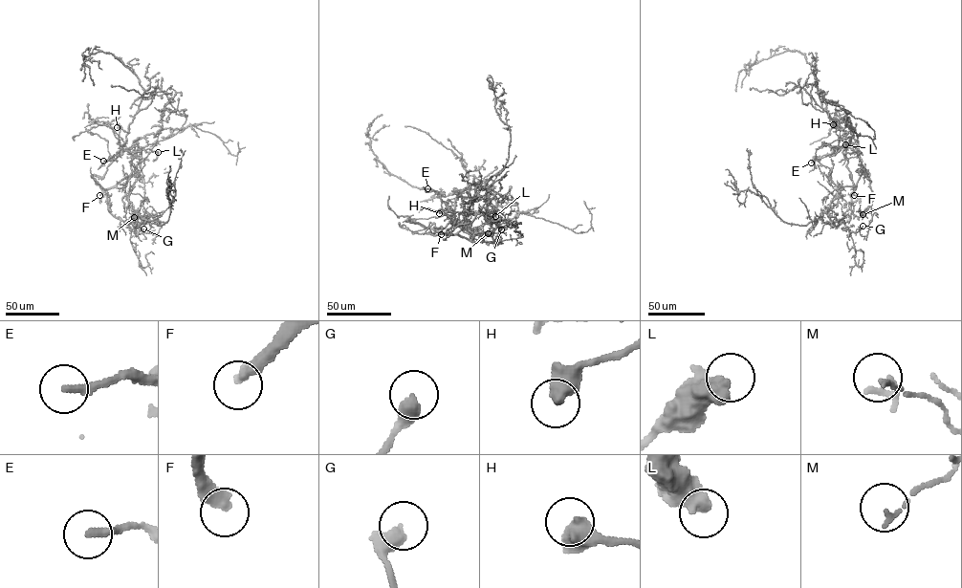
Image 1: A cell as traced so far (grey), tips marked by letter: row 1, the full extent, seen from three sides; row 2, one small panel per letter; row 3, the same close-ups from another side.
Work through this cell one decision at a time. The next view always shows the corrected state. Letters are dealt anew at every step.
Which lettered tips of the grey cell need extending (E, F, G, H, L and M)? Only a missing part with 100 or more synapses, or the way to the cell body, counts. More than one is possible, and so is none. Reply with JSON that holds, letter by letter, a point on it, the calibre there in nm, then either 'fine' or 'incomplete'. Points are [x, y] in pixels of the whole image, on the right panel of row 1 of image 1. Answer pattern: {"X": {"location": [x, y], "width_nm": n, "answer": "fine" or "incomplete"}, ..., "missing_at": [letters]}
{"E": {"location": [811, 163], "width_nm": 240, "answer": "fine"}, "F": {"location": [854, 195], "width_nm": 360, "answer": "incomplete"}, "G": {"location": [863, 226], "width_nm": 480, "answer": "fine"}, "H": {"location": [833, 124], "width_nm": 600, "answer": "fine"}, "L": {"location": [845, 144], "width_nm": 550, "answer": "fine"}, "M": {"location": [863, 214], "width_nm": 140, "answer": "fine"}, "missing_at": ["F"]}

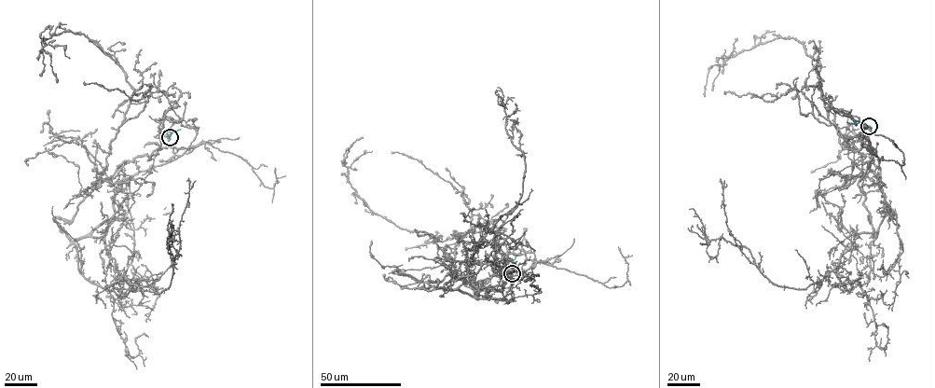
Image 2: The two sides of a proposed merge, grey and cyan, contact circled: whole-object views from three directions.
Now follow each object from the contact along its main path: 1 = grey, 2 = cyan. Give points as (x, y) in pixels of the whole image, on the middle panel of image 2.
1: (512, 273), (509, 252), (533, 253), (476, 298), (459, 287), (523, 190), (496, 90)
2: (512, 273), (512, 263), (517, 254)

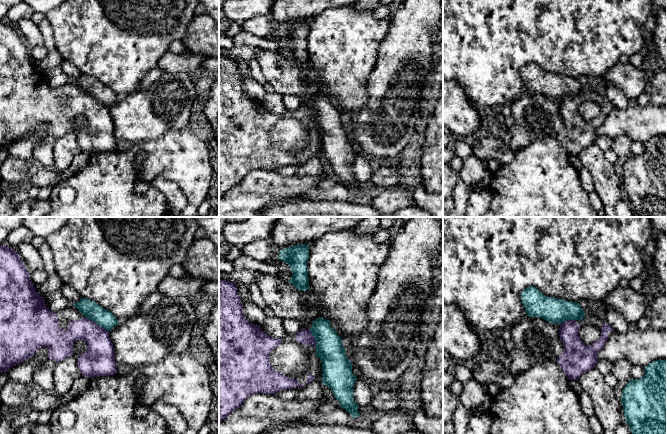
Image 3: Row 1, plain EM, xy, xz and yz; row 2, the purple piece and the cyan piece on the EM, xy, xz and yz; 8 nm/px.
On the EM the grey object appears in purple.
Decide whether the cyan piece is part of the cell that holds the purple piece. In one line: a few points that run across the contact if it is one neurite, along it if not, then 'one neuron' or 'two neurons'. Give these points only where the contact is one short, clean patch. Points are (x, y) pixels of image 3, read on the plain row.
line xy (84, 91), (108, 107); two neurons

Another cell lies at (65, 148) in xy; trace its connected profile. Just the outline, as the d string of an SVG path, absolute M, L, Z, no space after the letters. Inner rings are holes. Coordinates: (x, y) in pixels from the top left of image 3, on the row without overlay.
M78 115L74 118L73 123L74 129L53 143L54 169L59 173L64 172L70 166L73 158L82 152L77 134L79 130L86 127L87 119Z

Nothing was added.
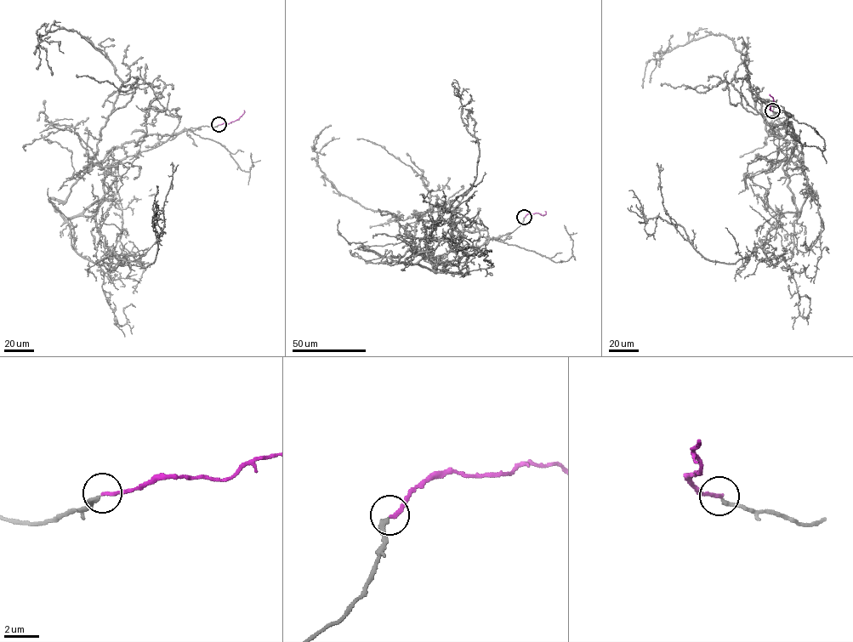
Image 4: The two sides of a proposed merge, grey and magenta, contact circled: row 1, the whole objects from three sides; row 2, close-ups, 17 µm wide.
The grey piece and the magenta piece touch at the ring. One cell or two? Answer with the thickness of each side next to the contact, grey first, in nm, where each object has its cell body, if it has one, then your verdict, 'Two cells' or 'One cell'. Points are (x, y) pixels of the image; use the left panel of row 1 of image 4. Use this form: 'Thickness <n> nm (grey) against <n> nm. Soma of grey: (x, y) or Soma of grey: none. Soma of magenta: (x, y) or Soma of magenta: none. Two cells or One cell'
Thickness 240 nm (grey) against 220 nm. Soma of grey: none. Soma of magenta: none. One cell

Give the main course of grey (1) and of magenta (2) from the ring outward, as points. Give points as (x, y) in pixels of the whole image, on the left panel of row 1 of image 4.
1: (218, 125), (183, 128), (121, 159), (82, 214), (117, 257), (143, 267), (157, 249), (158, 186)
2: (218, 125), (235, 121), (244, 110)

